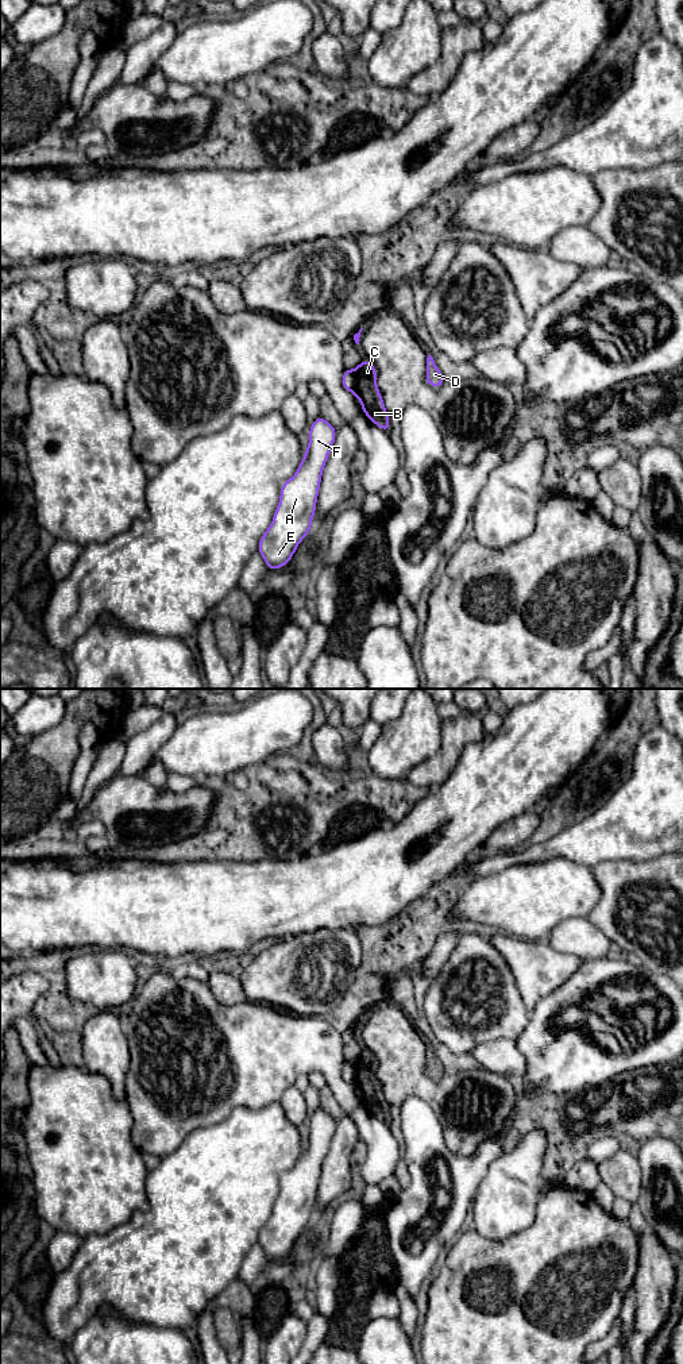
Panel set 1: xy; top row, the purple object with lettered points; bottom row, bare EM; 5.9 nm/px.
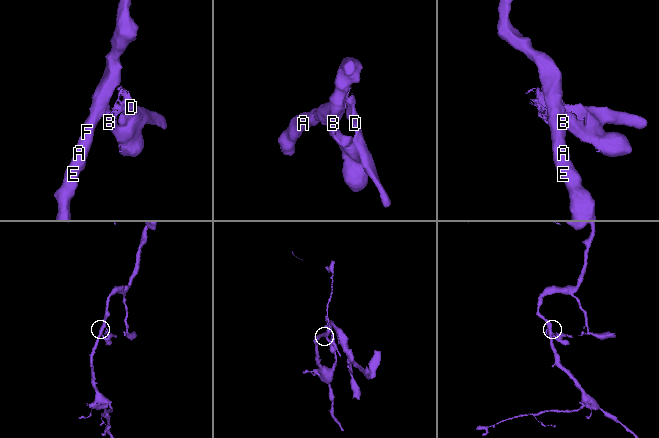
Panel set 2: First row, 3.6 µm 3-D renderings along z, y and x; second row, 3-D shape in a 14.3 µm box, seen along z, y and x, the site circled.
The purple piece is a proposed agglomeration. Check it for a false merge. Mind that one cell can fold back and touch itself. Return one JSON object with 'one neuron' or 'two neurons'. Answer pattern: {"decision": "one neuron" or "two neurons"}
{"decision": "two neurons"}

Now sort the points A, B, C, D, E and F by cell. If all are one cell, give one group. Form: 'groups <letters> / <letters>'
groups A E F / B C D

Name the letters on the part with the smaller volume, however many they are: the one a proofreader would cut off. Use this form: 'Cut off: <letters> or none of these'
Cut off: B, C, D

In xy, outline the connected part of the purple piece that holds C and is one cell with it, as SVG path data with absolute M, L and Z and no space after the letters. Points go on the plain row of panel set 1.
M363 1049L355 1060L355 1066L355 1087L362 1095L363 1106L366 1106L382 1122L389 1125L390 1109L377 1078L377 1059L368 1051Z

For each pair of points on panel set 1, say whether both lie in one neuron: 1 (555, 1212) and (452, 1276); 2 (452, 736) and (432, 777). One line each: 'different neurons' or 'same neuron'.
1: same neuron
2: same neuron

